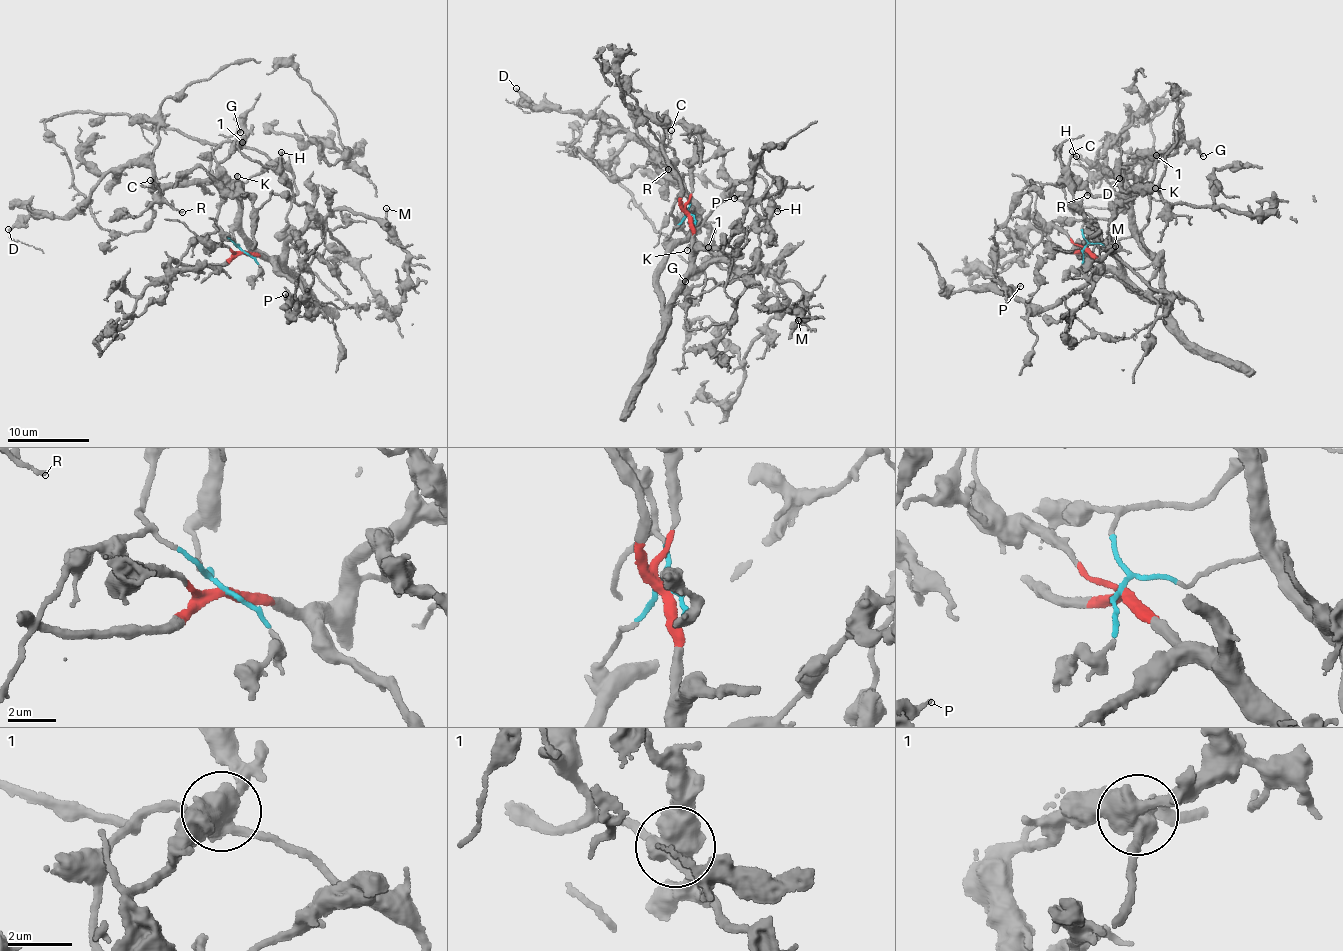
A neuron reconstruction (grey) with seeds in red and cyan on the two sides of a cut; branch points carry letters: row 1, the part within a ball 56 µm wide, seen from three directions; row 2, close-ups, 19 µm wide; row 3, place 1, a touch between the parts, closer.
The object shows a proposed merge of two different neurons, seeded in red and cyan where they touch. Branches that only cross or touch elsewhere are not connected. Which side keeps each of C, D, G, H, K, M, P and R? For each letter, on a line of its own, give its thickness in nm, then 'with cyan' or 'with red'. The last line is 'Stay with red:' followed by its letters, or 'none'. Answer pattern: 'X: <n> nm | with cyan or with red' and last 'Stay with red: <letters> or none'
C: 130 nm | with red
D: 200 nm | with red
G: 240 nm | with red
H: 200 nm | with red
K: 170 nm | with red
M: 200 nm | with red
P: 240 nm | with red
R: 150 nm | with red
Stay with red: C, D, G, H, K, M, P, R

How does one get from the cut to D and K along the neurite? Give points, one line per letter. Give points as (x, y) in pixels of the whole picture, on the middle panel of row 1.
D: (690, 214), (691, 267), (664, 306), (658, 278), (689, 239), (691, 201), (610, 117), (533, 107), (515, 88)
K: (690, 214), (691, 267), (667, 306), (658, 283), (674, 247), (691, 234), (686, 250)

